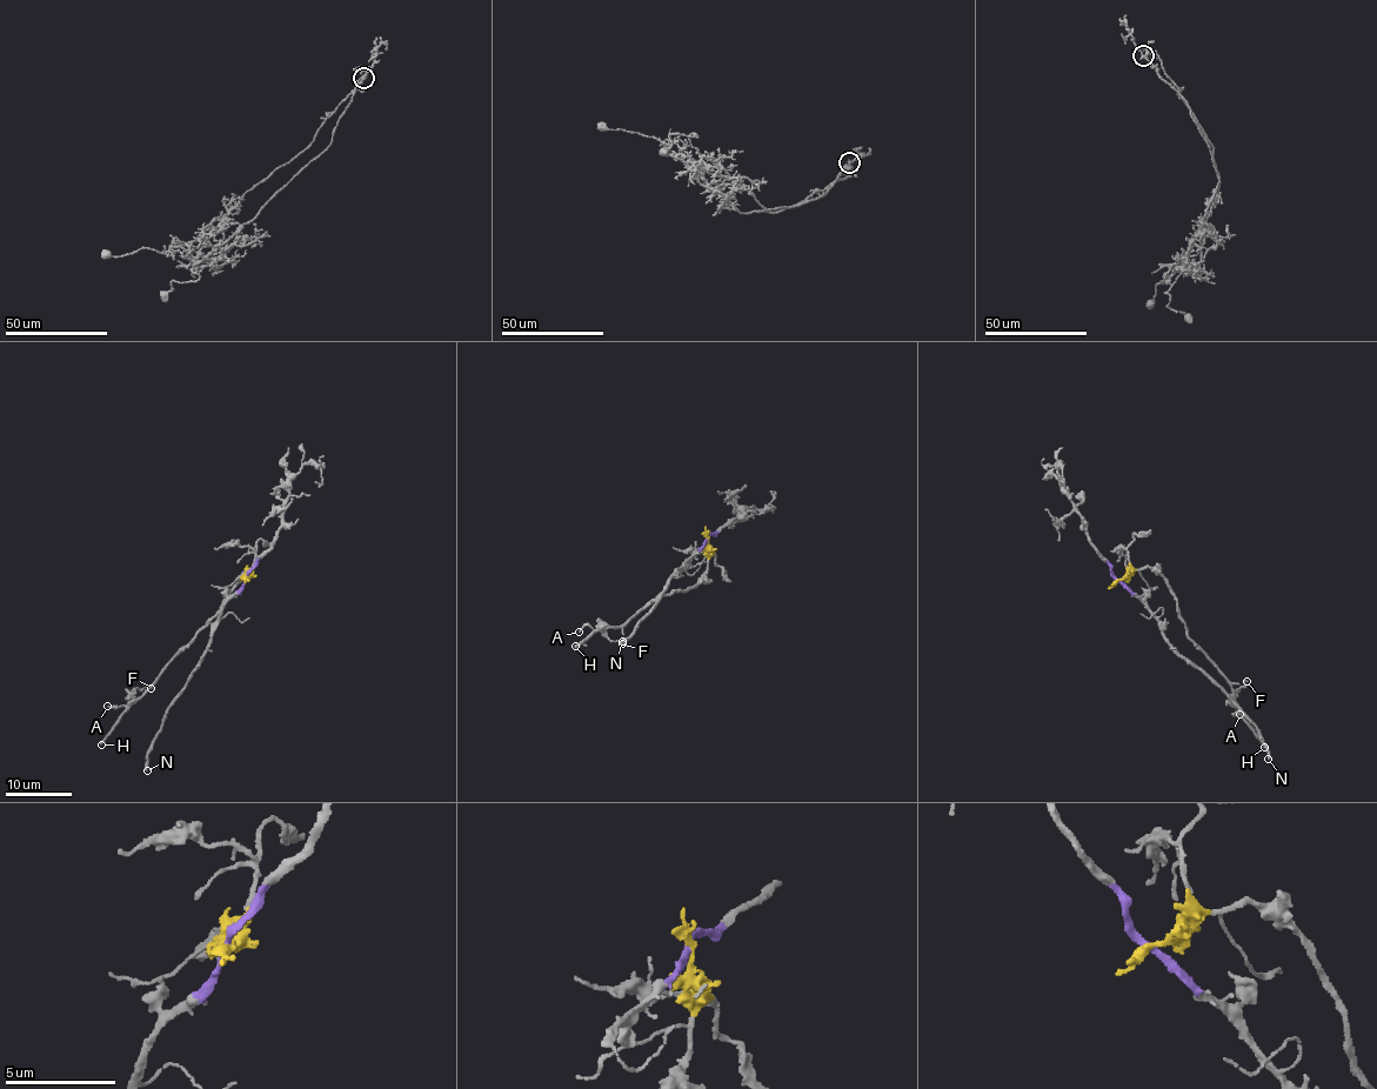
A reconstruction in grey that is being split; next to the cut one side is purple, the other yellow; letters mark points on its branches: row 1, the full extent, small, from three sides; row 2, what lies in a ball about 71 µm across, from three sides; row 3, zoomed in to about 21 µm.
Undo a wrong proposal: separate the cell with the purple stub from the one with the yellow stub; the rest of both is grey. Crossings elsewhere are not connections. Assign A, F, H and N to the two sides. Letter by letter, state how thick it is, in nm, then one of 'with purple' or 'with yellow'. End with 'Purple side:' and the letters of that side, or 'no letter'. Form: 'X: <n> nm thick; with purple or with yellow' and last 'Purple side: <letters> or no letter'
A: 110 nm thick; with yellow
F: 110 nm thick; with yellow
H: 280 nm thick; with yellow
N: 280 nm thick; with purple
Purple side: N

